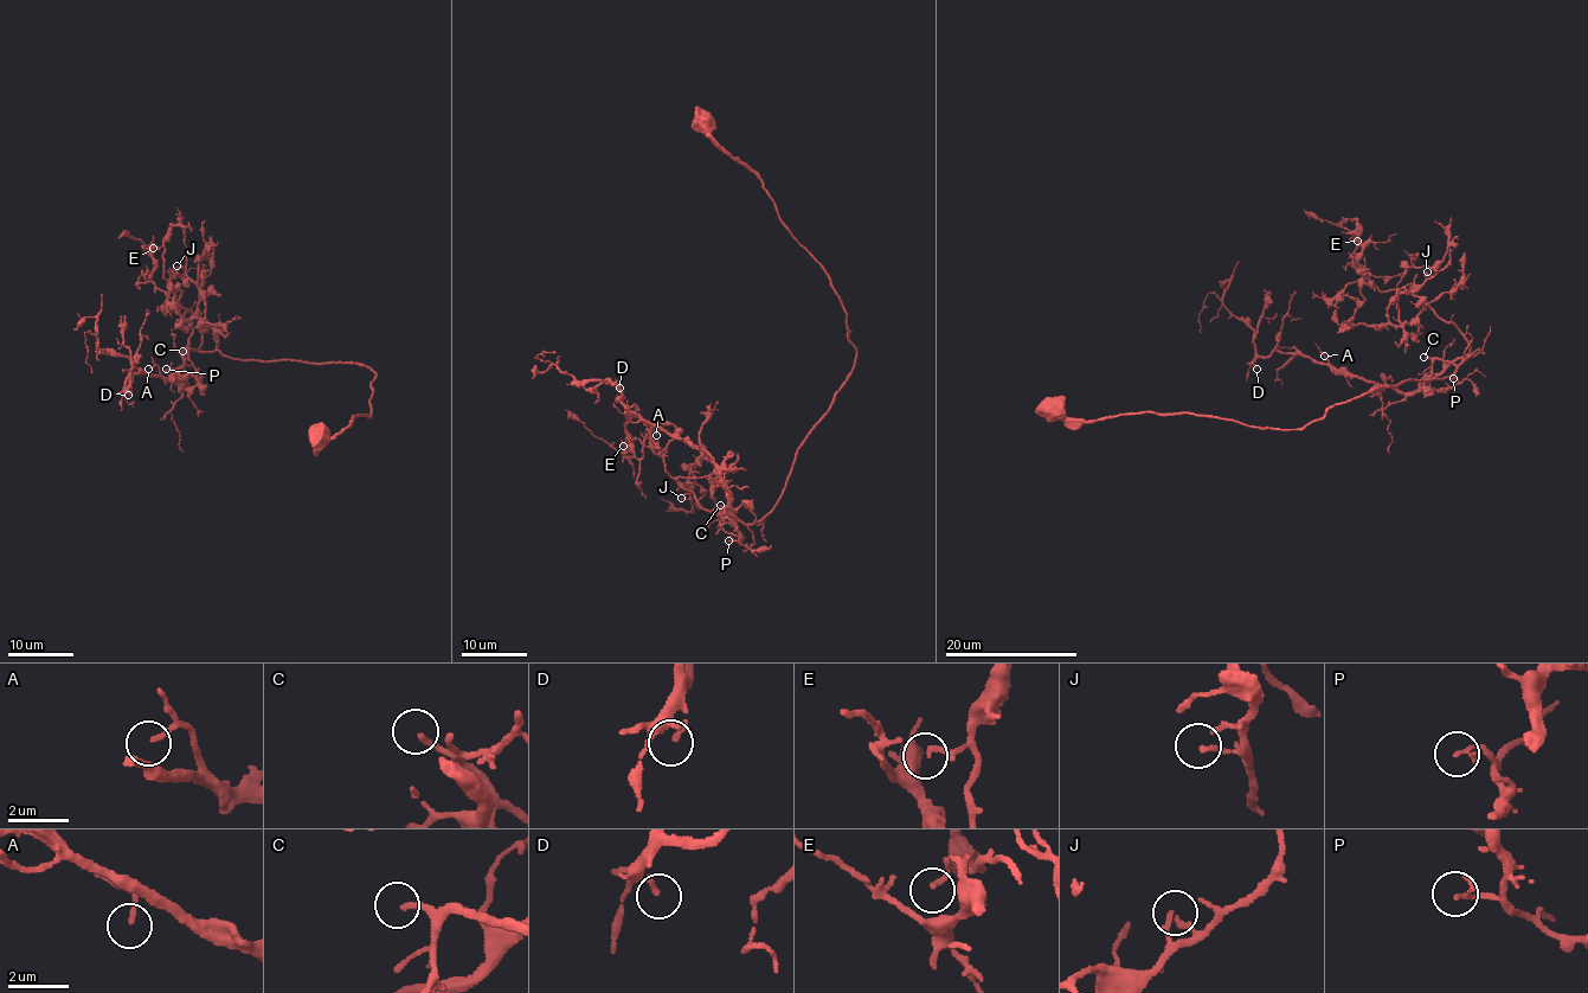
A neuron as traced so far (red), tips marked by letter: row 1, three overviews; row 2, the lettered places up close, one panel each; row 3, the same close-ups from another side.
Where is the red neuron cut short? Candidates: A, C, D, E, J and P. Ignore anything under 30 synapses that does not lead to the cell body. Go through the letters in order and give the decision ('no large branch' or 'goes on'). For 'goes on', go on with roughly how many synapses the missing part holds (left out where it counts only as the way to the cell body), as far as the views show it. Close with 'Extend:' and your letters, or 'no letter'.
A: no large branch
C: goes on; 50 synapses
D: no large branch
E: no large branch
J: no large branch
P: no large branch
Extend: C

